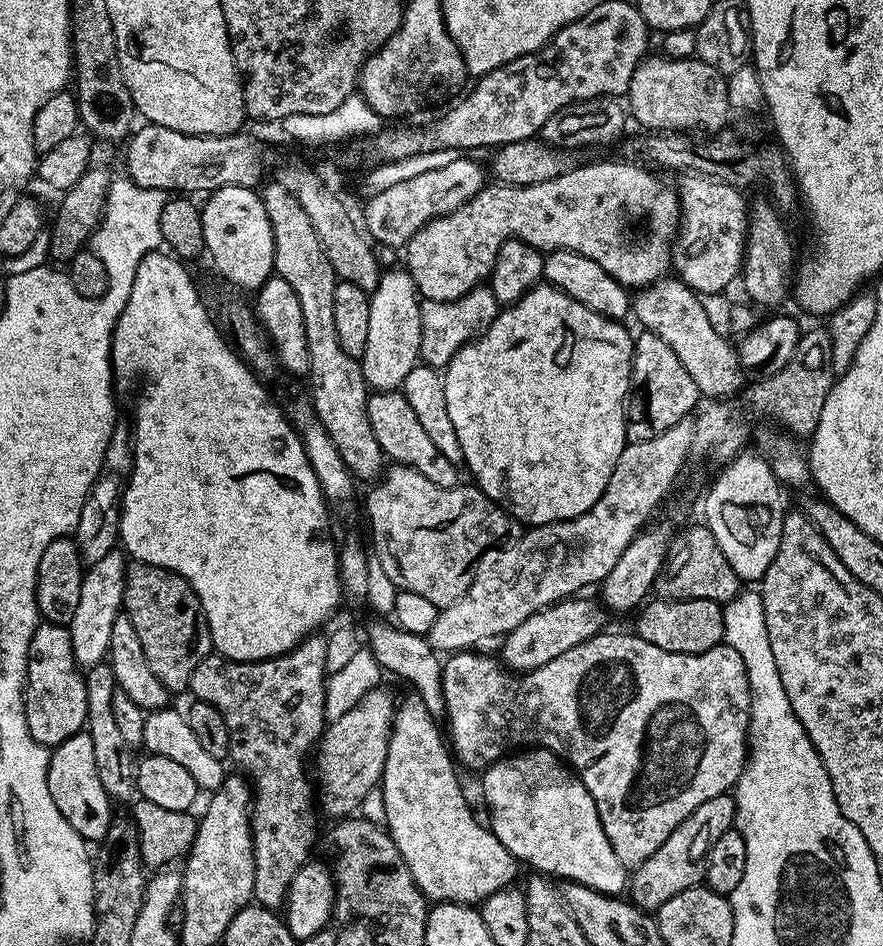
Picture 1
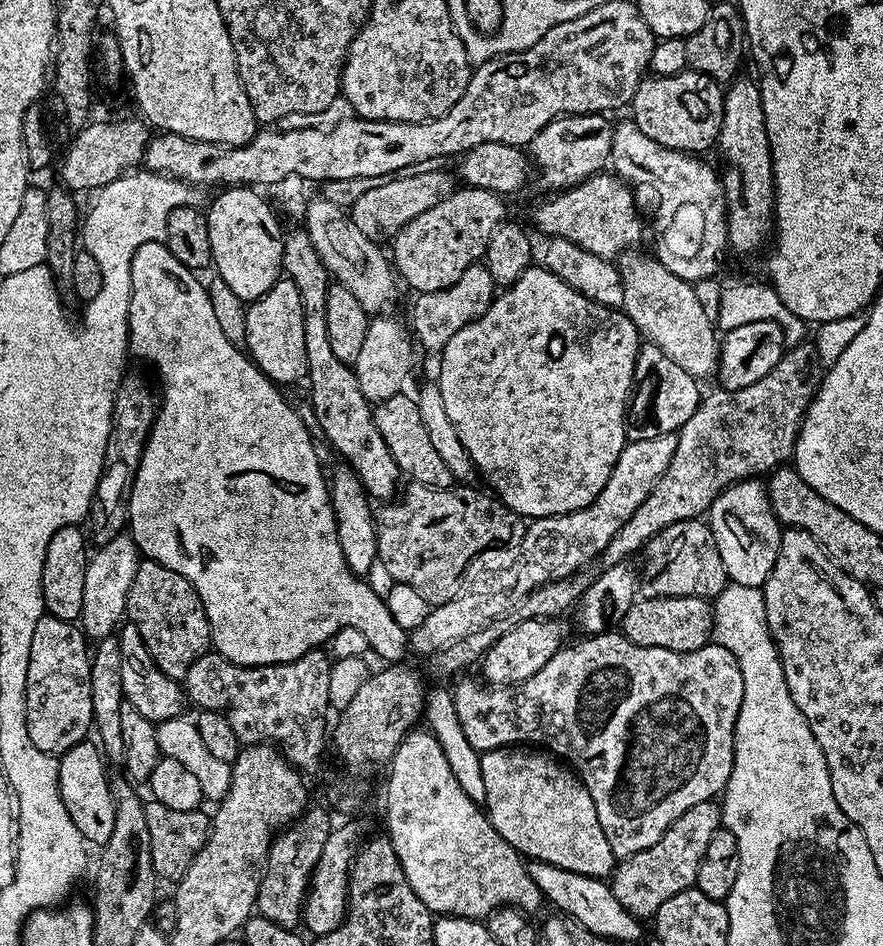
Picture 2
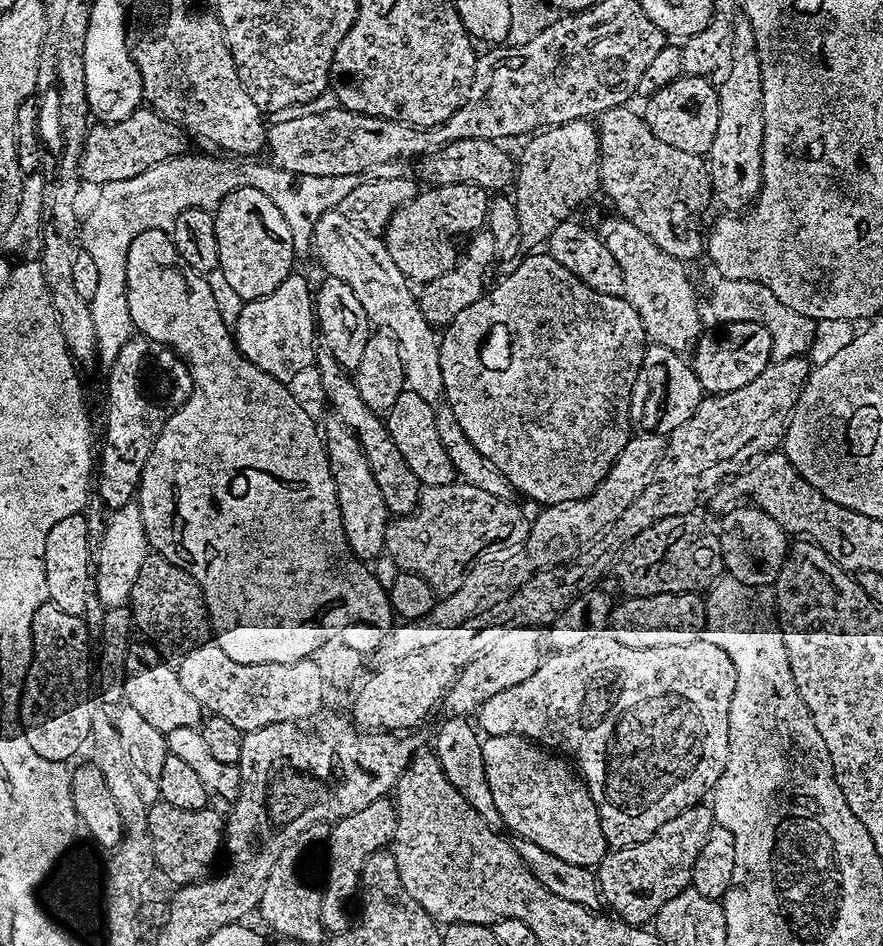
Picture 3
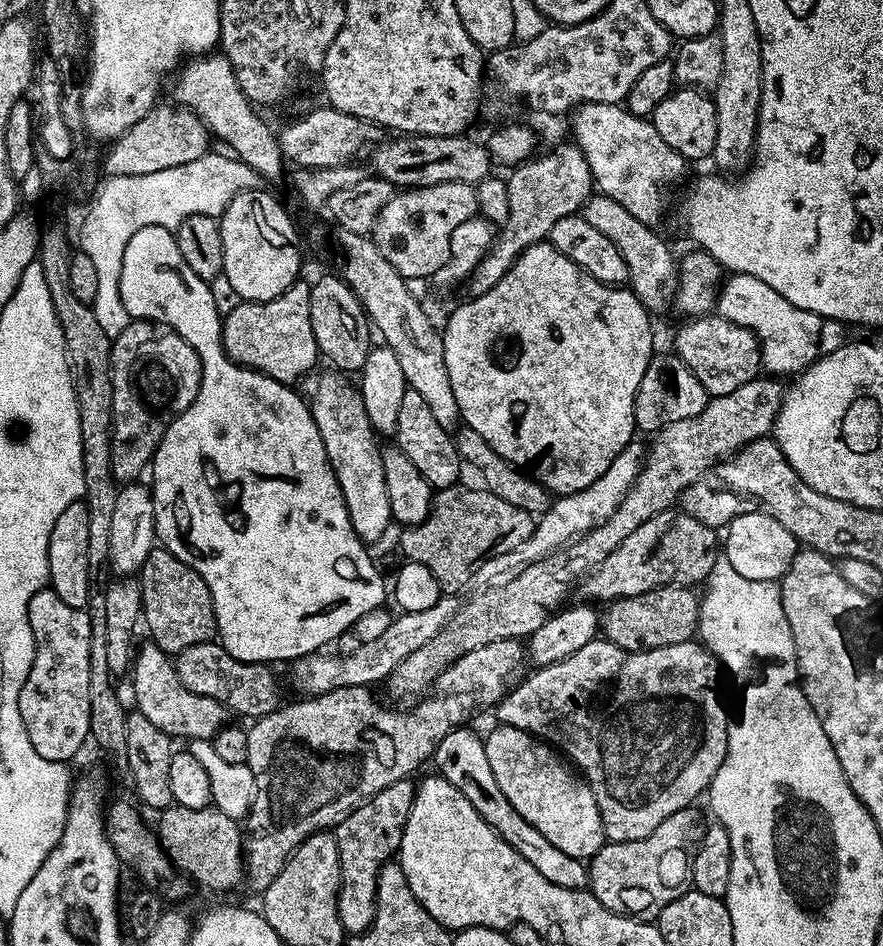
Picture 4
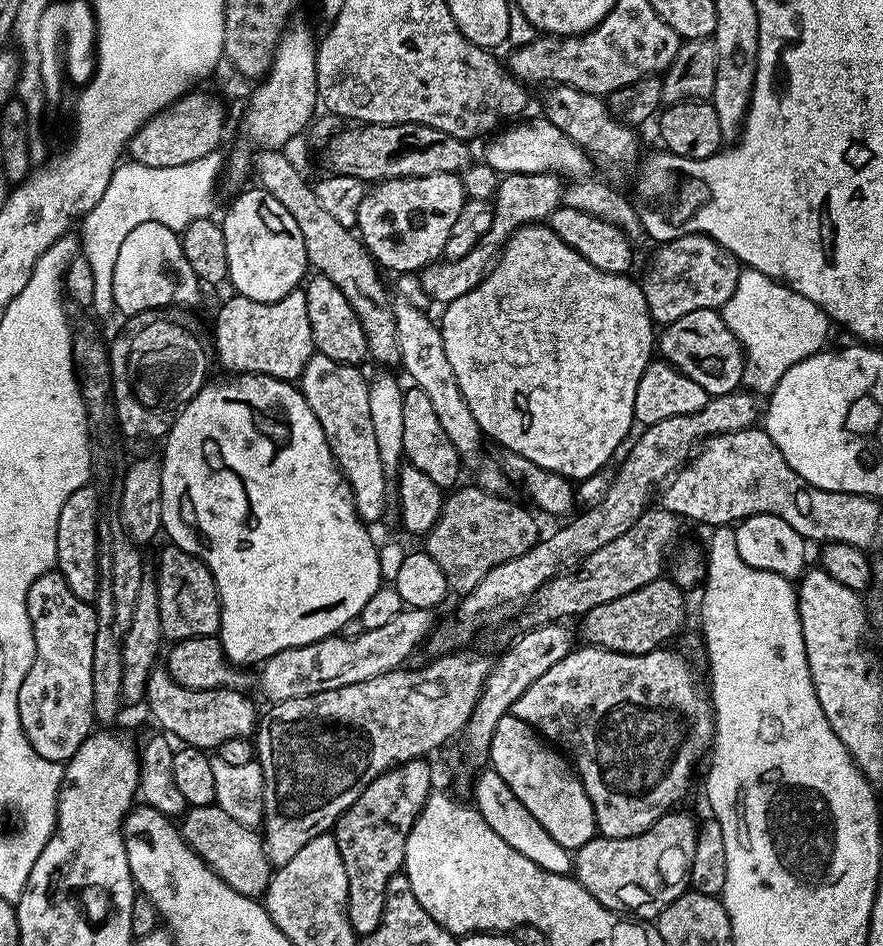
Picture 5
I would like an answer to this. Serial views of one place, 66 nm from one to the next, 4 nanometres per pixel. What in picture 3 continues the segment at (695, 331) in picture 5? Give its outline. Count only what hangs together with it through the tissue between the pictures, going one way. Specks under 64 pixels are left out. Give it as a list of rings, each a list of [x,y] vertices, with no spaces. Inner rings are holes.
[[[747,320],[725,324],[719,330],[721,332],[713,336],[701,335],[694,345],[693,356],[690,356],[701,389],[708,394],[739,390],[746,382],[754,382],[754,378],[758,378],[758,374],[773,361],[770,330],[766,330],[766,326]]]

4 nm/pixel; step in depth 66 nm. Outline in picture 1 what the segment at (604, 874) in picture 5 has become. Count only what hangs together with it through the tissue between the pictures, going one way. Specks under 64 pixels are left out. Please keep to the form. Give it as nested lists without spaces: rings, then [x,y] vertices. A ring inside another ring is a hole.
[[[725,794],[710,798],[710,802],[702,802],[702,806],[698,806],[698,810],[694,810],[694,814],[686,818],[686,822],[678,825],[674,834],[670,834],[670,838],[666,838],[666,842],[662,842],[662,846],[658,846],[658,850],[654,850],[654,854],[650,854],[650,858],[646,858],[646,862],[639,864],[631,873],[626,889],[631,903],[652,914],[657,908],[670,902],[674,894],[682,894],[682,890],[697,887],[704,878],[710,846],[727,828],[733,827],[735,822],[736,801],[731,795]]]

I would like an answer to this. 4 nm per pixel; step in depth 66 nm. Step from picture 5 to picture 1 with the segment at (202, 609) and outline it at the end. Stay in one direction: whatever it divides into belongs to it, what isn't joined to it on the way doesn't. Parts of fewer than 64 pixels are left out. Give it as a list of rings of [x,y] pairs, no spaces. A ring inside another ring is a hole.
[[[132,562],[124,579],[123,611],[138,630],[138,642],[146,650],[150,670],[168,687],[169,693],[185,691],[190,678],[206,657],[213,655],[212,635],[200,606],[198,594],[186,578],[169,568]]]

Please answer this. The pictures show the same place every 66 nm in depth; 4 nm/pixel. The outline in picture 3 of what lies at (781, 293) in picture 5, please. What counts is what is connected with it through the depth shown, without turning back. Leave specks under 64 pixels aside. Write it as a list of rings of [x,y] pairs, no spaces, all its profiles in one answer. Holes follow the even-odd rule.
[[[743,278],[736,280],[717,279],[712,288],[712,316],[720,320],[721,325],[734,322],[758,322],[770,330],[772,343],[772,359],[785,360],[795,356],[803,356],[808,347],[816,340],[817,321],[806,318],[806,314],[798,314],[798,310],[790,310],[790,306],[782,306],[775,292],[766,290],[758,282],[750,282]]]

